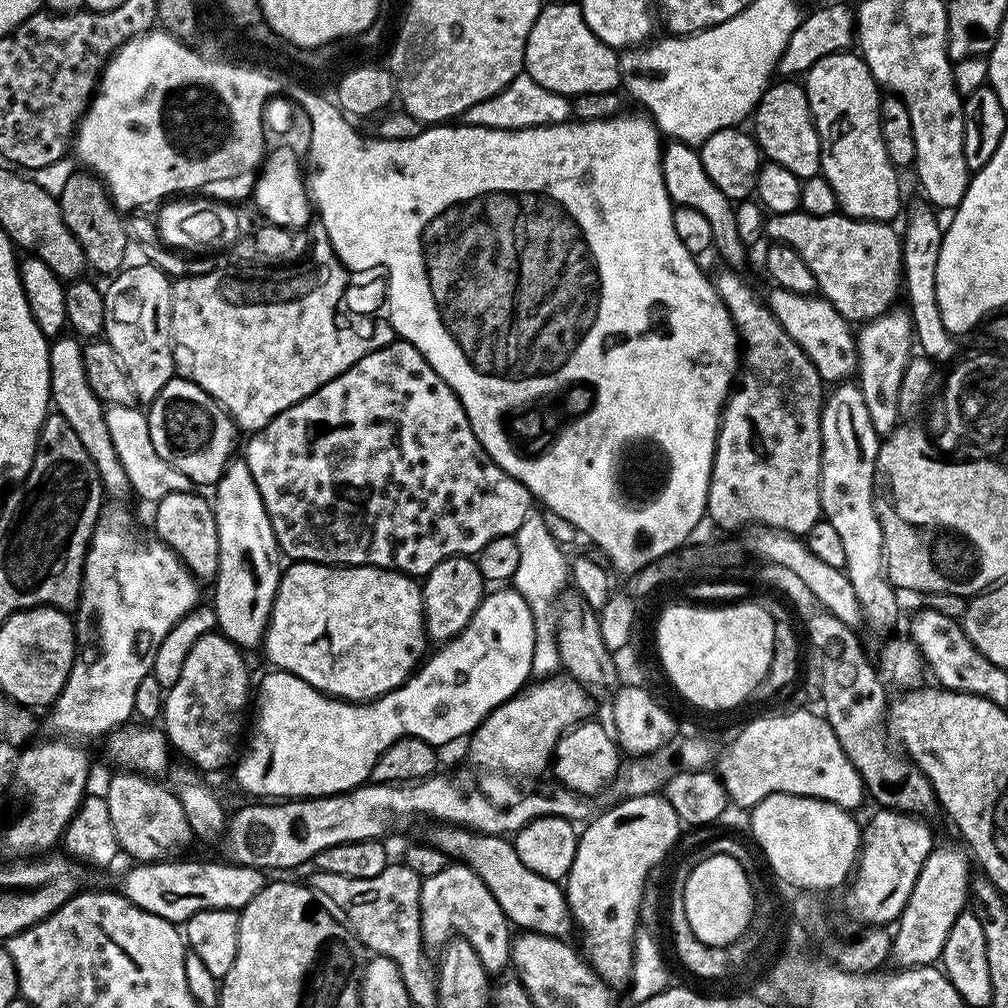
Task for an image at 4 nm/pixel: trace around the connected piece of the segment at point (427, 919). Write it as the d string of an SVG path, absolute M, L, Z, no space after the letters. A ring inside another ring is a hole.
M459 862L449 863L448 867L443 868L438 874L423 877L420 882L420 937L423 943L429 949L430 947L439 949L447 944L454 934L462 937L474 948L474 954L480 959L485 972L495 974L502 971L504 967L506 969L509 967L510 925L508 920L498 906L498 902L494 902L494 894L486 890L482 878L478 878L472 868Z

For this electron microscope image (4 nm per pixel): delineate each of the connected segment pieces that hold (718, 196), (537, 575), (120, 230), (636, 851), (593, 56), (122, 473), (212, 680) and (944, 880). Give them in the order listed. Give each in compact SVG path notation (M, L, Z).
M669 143L662 152L662 163L664 165L664 181L666 182L666 190L668 197L672 199L673 205L683 206L685 208L693 208L698 210L698 214L706 214L706 222L710 222L710 230L714 230L714 238L712 239L715 251L720 251L720 256L725 260L727 267L732 270L740 270L747 258L749 249L742 242L742 238L738 238L738 226L736 225L736 209L733 201L726 198L726 194L722 194L722 190L718 190L718 186L714 186L714 182L710 182L710 176L706 174L706 170L700 161L699 151L691 144Z
M531 512L515 534L518 542L518 565L512 586L523 596L531 607L535 622L535 648L532 659L533 673L540 678L553 675L561 665L555 638L555 622L552 615L554 592L563 586L570 576L570 564L561 544L548 534L544 525L543 513Z
M80 170L80 171L84 172L76 172L73 174L73 176L66 177L64 180L64 185L61 186L60 192L58 191L58 199L60 201L60 213L62 214L62 218L66 222L66 226L74 234L74 238L78 238L78 242L82 246L87 267L91 269L91 271L93 268L93 270L96 272L108 272L107 274L115 274L125 267L126 261L124 261L124 247L126 247L128 244L128 234L130 238L130 232L127 232L127 230L124 229L124 224L122 221L120 221L120 219L122 219L121 213L118 211L116 205L112 203L112 197L103 179L93 174L91 171L88 170Z
M663 795L630 796L619 802L587 821L588 829L579 833L574 862L563 885L569 917L584 935L582 956L613 990L623 989L632 978L632 947L641 923L644 883L682 831L674 806Z
M576 2L545 3L541 7L526 42L524 72L534 78L538 86L546 86L546 90L569 98L603 96L615 93L621 87L617 49L596 37Z
M72 334L53 339L48 350L48 357L50 358L51 403L55 411L62 418L66 418L74 434L78 434L78 442L82 442L86 454L90 454L90 462L94 462L103 491L113 492L116 496L122 495L123 492L127 493L129 487L126 470L122 468L122 462L118 462L118 450L114 450L114 442L110 442L110 432L104 418L105 405L97 399L86 382L84 350L81 341Z
M206 632L190 646L178 682L167 689L162 731L175 747L177 744L188 755L190 763L200 768L224 768L228 763L231 765L237 755L236 743L244 728L244 711L250 708L248 664L244 656L245 653L227 640L223 632Z
M936 846L926 858L918 874L918 882L914 882L914 890L910 890L910 898L895 921L894 931L891 933L890 960L891 963L896 963L893 965L897 969L922 968L939 961L950 926L958 914L965 911L970 900L969 857L961 852L956 848Z

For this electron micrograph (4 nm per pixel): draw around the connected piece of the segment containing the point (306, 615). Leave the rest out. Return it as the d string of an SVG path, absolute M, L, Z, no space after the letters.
M298 560L287 565L280 577L280 585L276 588L276 597L272 607L272 617L268 620L268 629L264 632L262 653L269 660L273 669L289 672L302 682L314 686L326 696L337 696L339 700L354 700L367 702L375 700L377 696L385 696L402 686L414 669L421 663L425 655L426 629L424 626L424 590L421 581L406 572L398 572L394 568L375 568L369 564L349 564L347 566L333 566L330 564L316 564L312 560Z

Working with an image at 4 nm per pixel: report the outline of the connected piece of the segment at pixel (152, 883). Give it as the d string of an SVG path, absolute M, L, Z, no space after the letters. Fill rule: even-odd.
M165 858L159 862L133 863L133 868L124 876L123 896L134 902L134 906L180 926L202 910L245 908L250 898L254 898L254 894L258 894L258 890L262 890L266 883L265 873L258 868L233 866L228 862L219 864L216 860L180 859Z

